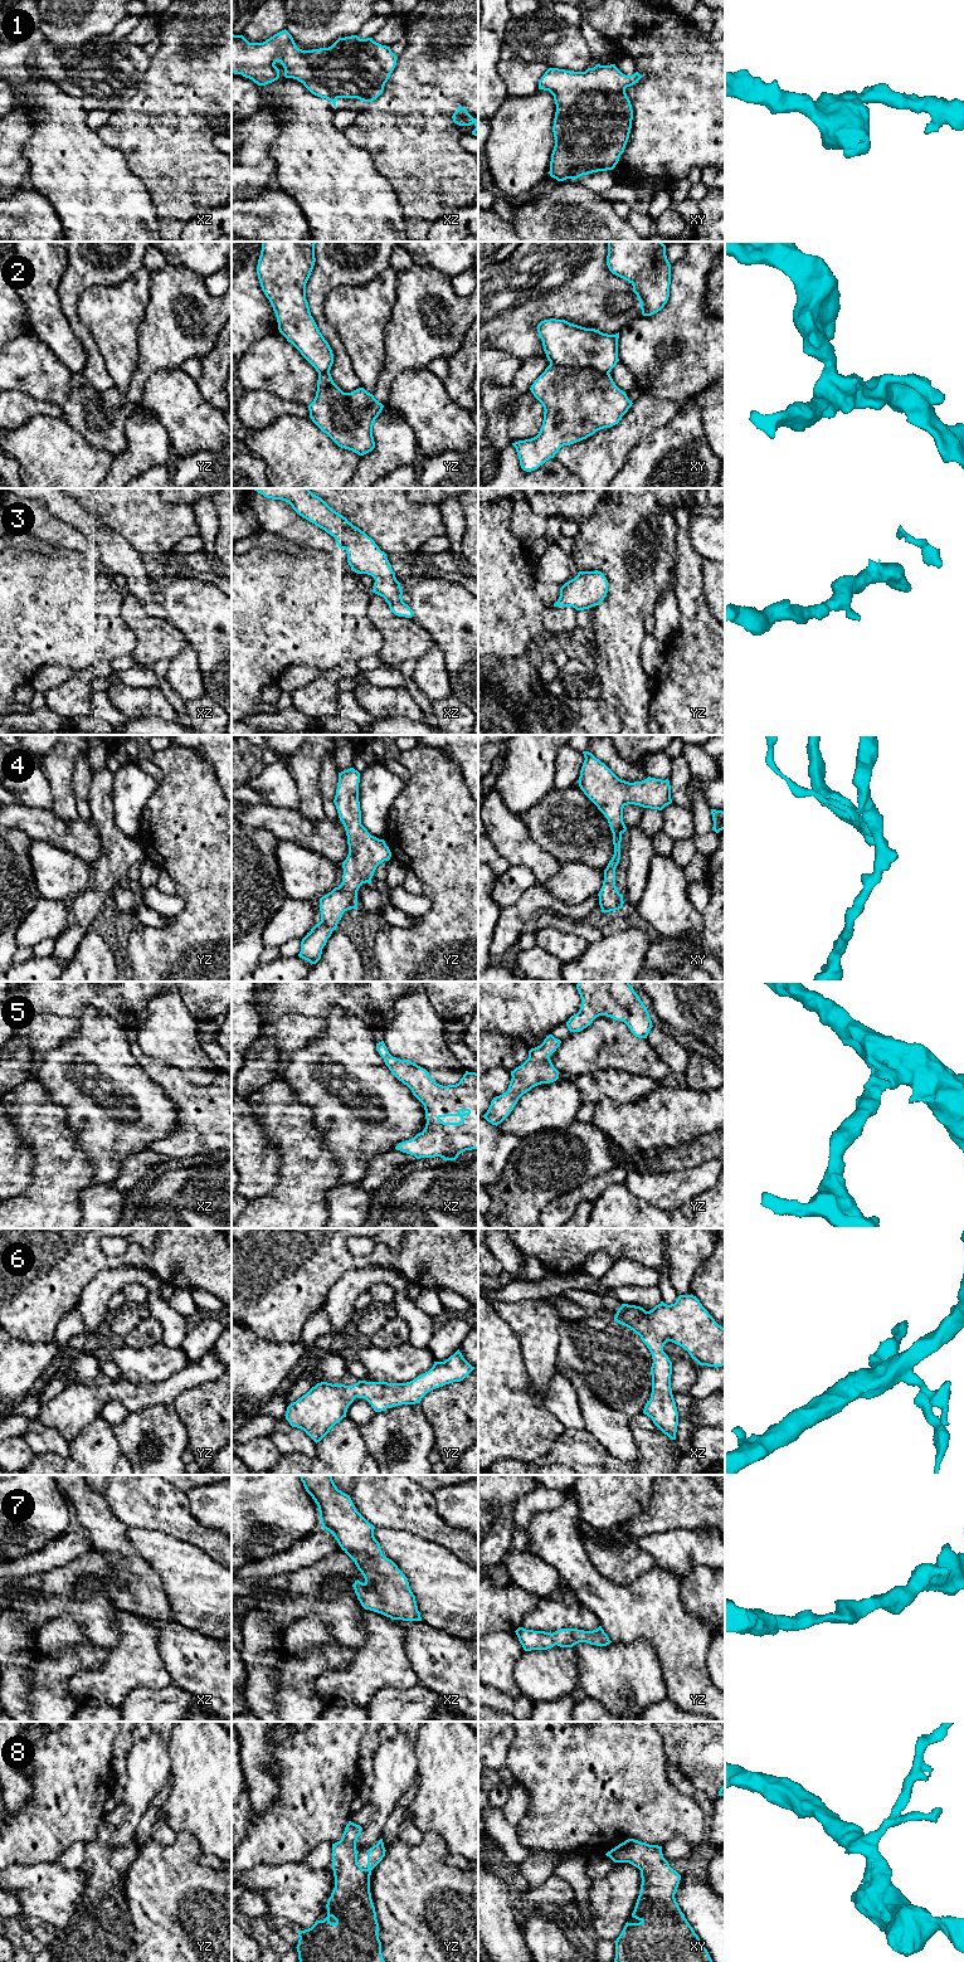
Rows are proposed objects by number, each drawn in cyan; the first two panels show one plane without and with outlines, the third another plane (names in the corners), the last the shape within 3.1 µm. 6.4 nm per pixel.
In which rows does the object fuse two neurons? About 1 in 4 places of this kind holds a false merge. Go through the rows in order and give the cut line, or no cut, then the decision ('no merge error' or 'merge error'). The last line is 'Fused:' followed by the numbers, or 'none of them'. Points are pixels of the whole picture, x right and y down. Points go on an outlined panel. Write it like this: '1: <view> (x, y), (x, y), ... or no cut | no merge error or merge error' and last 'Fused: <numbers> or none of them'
1: no cut | no merge error
2: xy (550, 363), (588, 366), (595, 371), (608, 374) | merge error
3: no cut | no merge error
4: no cut | no merge error
5: no cut | no merge error
6: no cut | no merge error
7: no cut | no merge error
8: no cut | no merge error
Fused: 2

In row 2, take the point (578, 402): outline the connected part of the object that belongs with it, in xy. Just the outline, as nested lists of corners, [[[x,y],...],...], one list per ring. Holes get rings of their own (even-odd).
[[[550,364],[534,381],[530,390],[545,412],[536,437],[512,443],[520,466],[526,472],[535,471],[554,458],[561,447],[586,439],[600,429],[618,424],[633,404],[625,391],[615,385],[610,374],[595,373],[589,367]]]

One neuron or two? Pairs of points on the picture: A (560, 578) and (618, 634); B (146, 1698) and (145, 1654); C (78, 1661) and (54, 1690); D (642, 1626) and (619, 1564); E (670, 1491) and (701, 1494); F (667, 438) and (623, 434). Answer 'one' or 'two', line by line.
A: two
B: two
C: one
D: two
E: one
F: two

